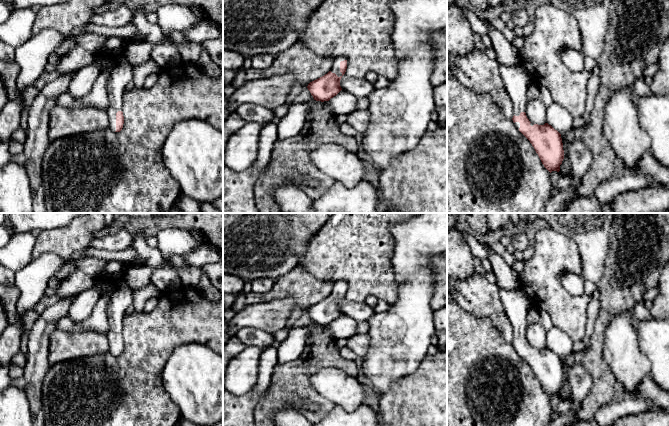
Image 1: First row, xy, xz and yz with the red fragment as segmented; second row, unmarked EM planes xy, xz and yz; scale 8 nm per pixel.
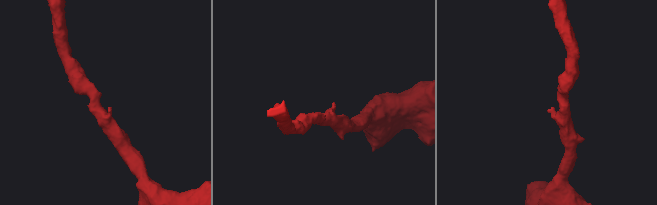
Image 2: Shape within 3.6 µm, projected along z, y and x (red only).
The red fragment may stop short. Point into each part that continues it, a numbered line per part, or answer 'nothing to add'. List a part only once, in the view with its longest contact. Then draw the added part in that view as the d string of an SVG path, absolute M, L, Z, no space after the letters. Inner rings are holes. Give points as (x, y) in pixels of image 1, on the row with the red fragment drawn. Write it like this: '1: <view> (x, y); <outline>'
1: xz (335, 68); M337 57L333 61L333 65L331 68L331 72L335 73L338 77L342 76L342 73L340 72L340 62L347 60L345 57Z

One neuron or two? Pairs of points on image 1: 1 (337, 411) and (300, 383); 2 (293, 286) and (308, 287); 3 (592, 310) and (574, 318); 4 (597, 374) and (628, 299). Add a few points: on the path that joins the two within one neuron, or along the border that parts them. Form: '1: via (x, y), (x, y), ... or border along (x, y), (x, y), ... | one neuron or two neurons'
1: border along (335, 405), (327, 413), (321, 415) | two neurons
2: via (297, 286), (304, 287) | one neuron
3: border along (589, 297), (586, 313), (586, 332), (584, 335) | two neurons
4: via (597, 354), (597, 336), (601, 323), (608, 313) | one neuron

